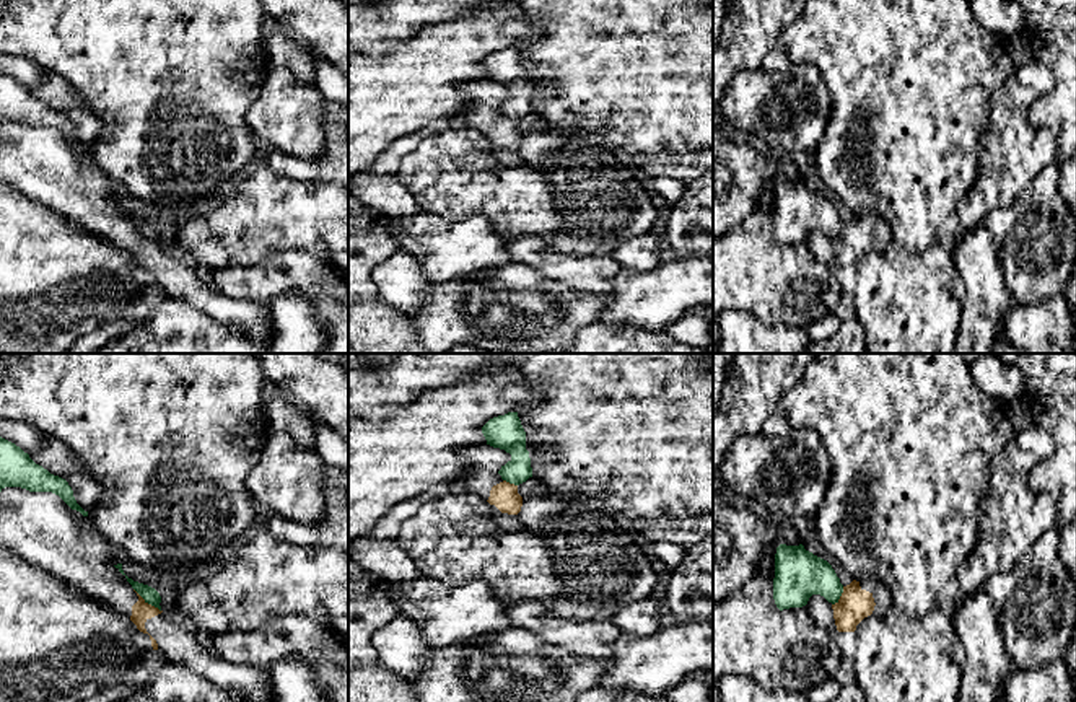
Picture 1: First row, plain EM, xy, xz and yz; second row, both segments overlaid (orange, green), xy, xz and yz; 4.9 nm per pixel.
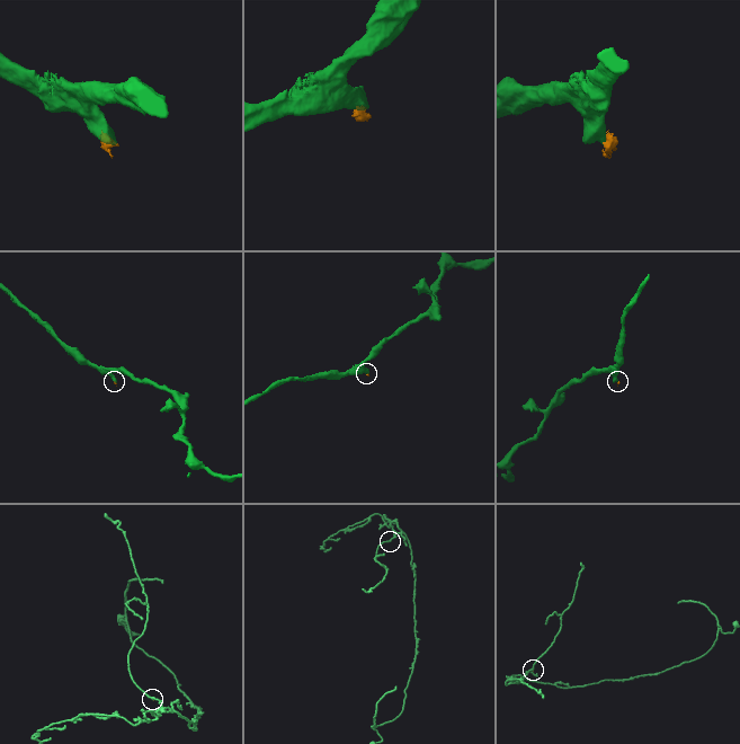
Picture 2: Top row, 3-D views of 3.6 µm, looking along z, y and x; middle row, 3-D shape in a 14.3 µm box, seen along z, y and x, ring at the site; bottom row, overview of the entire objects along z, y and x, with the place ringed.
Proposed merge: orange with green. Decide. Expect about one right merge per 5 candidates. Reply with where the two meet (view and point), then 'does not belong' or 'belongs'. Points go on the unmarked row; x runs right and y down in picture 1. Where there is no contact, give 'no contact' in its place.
xy (147, 238) | does not belong

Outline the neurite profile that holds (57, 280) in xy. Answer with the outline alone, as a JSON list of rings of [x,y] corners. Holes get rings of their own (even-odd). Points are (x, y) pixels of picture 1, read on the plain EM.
[[[0,179],[0,353],[67,353],[81,336],[116,321],[124,306],[135,303],[147,292],[135,279],[137,267],[137,261],[127,251],[75,225],[59,212],[28,199]]]

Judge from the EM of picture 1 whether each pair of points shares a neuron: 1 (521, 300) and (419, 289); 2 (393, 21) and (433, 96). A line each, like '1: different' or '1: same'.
1: different
2: different

